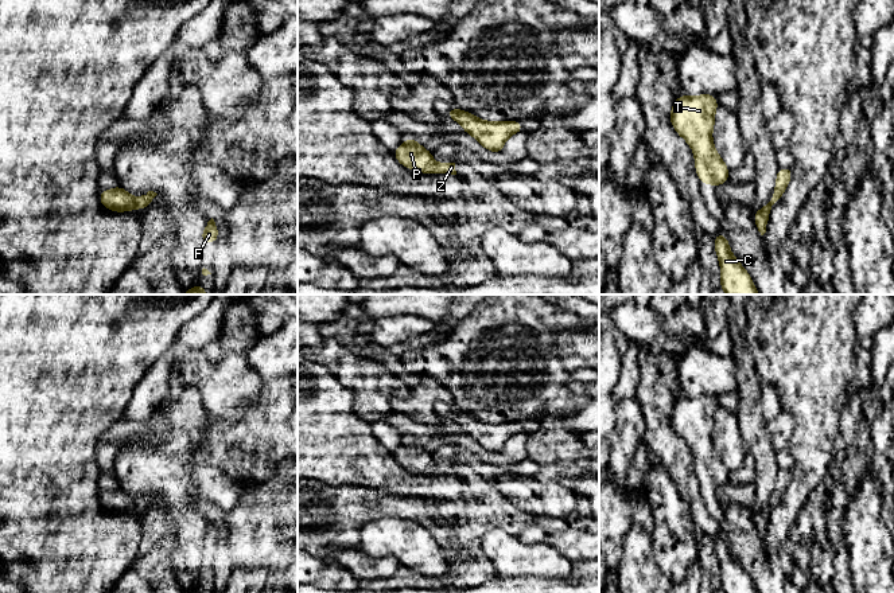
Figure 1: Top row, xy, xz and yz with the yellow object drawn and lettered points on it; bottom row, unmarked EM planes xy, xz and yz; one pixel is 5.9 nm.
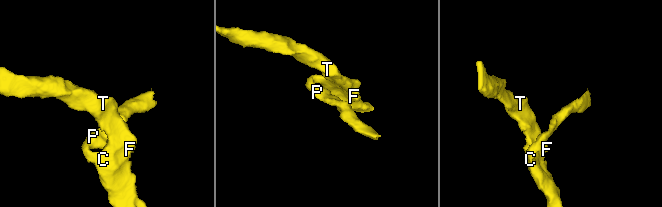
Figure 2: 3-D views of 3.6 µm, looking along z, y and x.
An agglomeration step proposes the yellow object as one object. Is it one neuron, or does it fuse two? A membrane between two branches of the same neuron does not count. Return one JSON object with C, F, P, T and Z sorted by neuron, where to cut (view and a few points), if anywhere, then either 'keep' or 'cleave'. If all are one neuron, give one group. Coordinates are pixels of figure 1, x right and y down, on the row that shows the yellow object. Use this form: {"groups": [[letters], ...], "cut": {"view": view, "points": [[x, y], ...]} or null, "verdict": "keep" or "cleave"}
{"groups": [["C", "F", "P", "T", "Z"]], "cut": null, "verdict": "keep"}

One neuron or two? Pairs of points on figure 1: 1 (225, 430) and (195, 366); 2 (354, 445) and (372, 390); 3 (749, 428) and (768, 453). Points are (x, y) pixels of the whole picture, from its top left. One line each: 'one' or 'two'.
1: two
2: two
3: one

